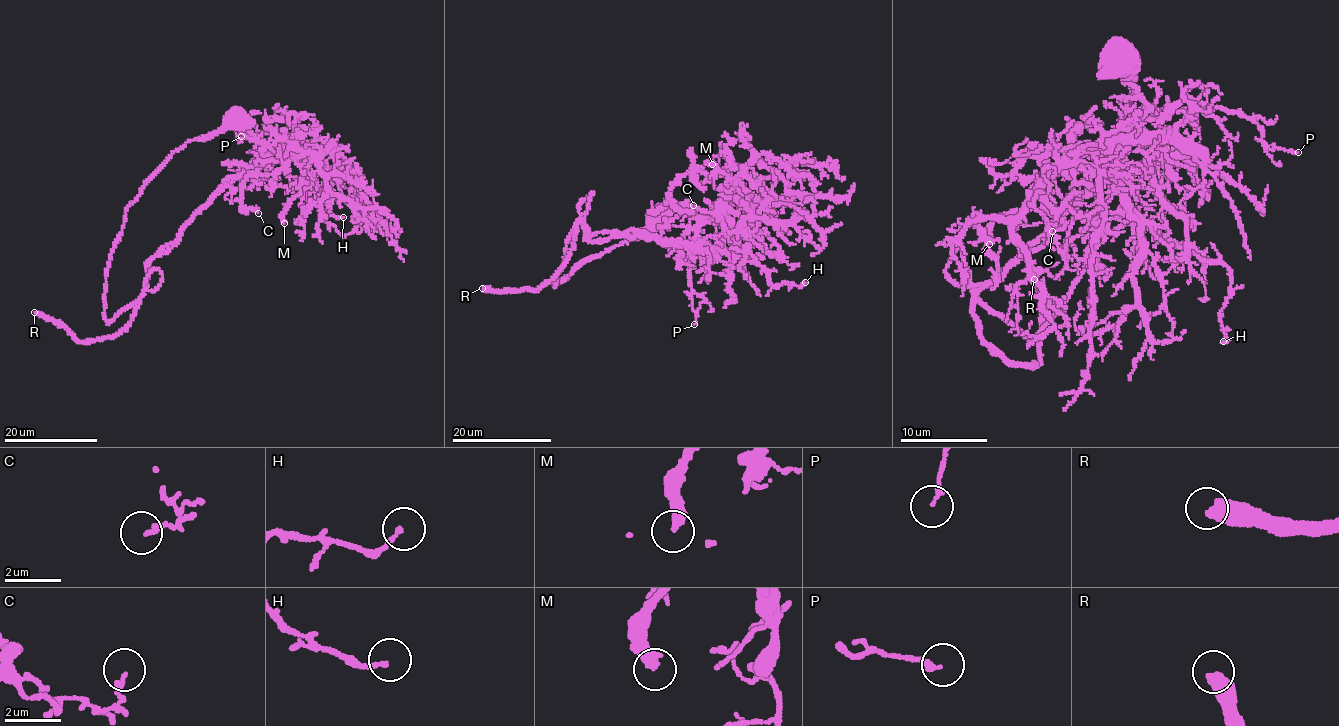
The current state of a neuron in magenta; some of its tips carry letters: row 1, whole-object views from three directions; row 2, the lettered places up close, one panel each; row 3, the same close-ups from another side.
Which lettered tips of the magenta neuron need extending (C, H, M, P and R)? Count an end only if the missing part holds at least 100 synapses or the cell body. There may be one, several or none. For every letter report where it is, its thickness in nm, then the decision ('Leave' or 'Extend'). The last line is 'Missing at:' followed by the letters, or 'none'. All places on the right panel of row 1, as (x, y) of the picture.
C: Place: (1052, 231). Thickness 170 nm. Leave
H: Place: (1223, 341). Thickness 150 nm. Leave
M: Place: (989, 244). Thickness 400 nm. Leave
P: Place: (1298, 152). Thickness 180 nm. Leave
R: Place: (1034, 279). Thickness 400 nm. Extend
Missing at: R

